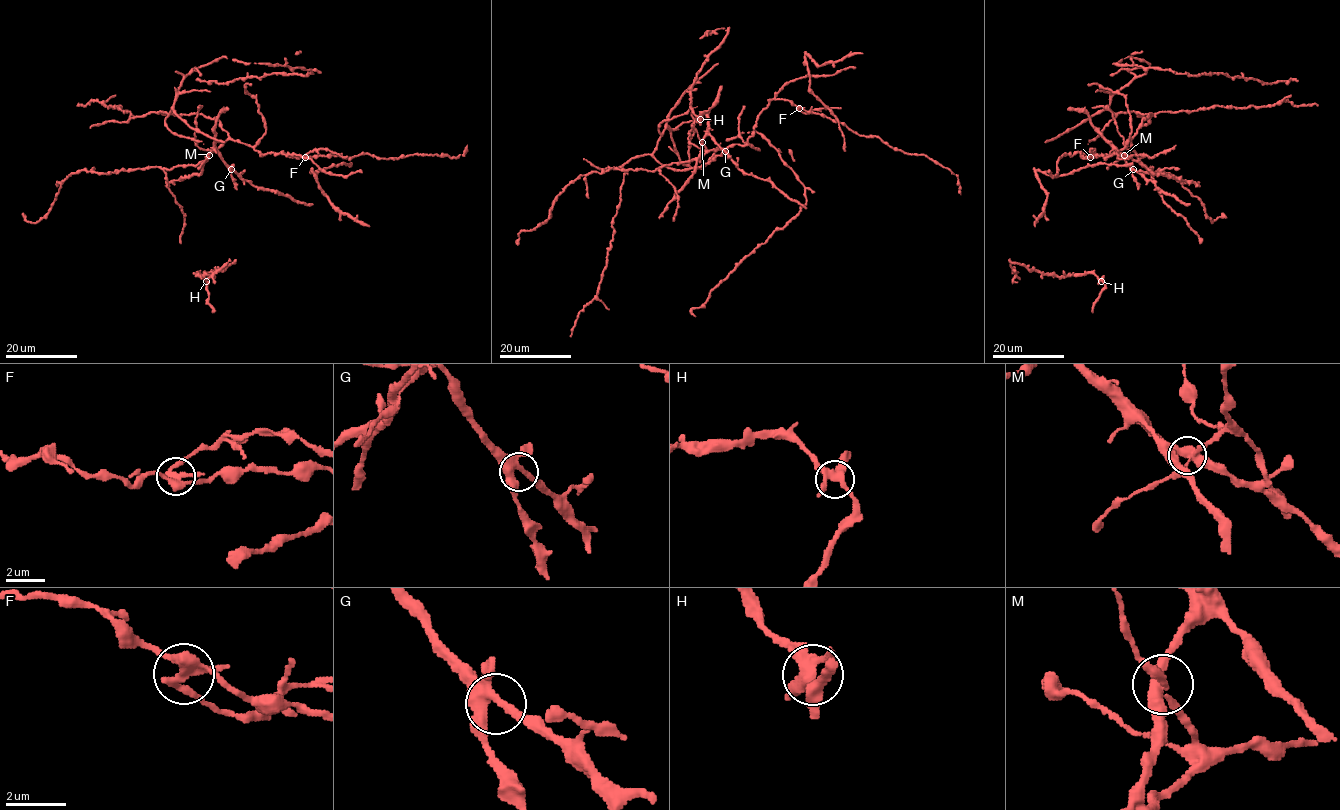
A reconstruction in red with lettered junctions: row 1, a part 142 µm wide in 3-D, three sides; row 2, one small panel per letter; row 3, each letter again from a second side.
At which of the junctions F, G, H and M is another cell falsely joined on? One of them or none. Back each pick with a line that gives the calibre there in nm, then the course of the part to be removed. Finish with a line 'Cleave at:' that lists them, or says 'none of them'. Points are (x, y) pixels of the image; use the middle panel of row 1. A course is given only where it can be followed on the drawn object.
F: calibre 320 nm; course (799, 108), (802, 112), (840, 108)
Cleave at: F

